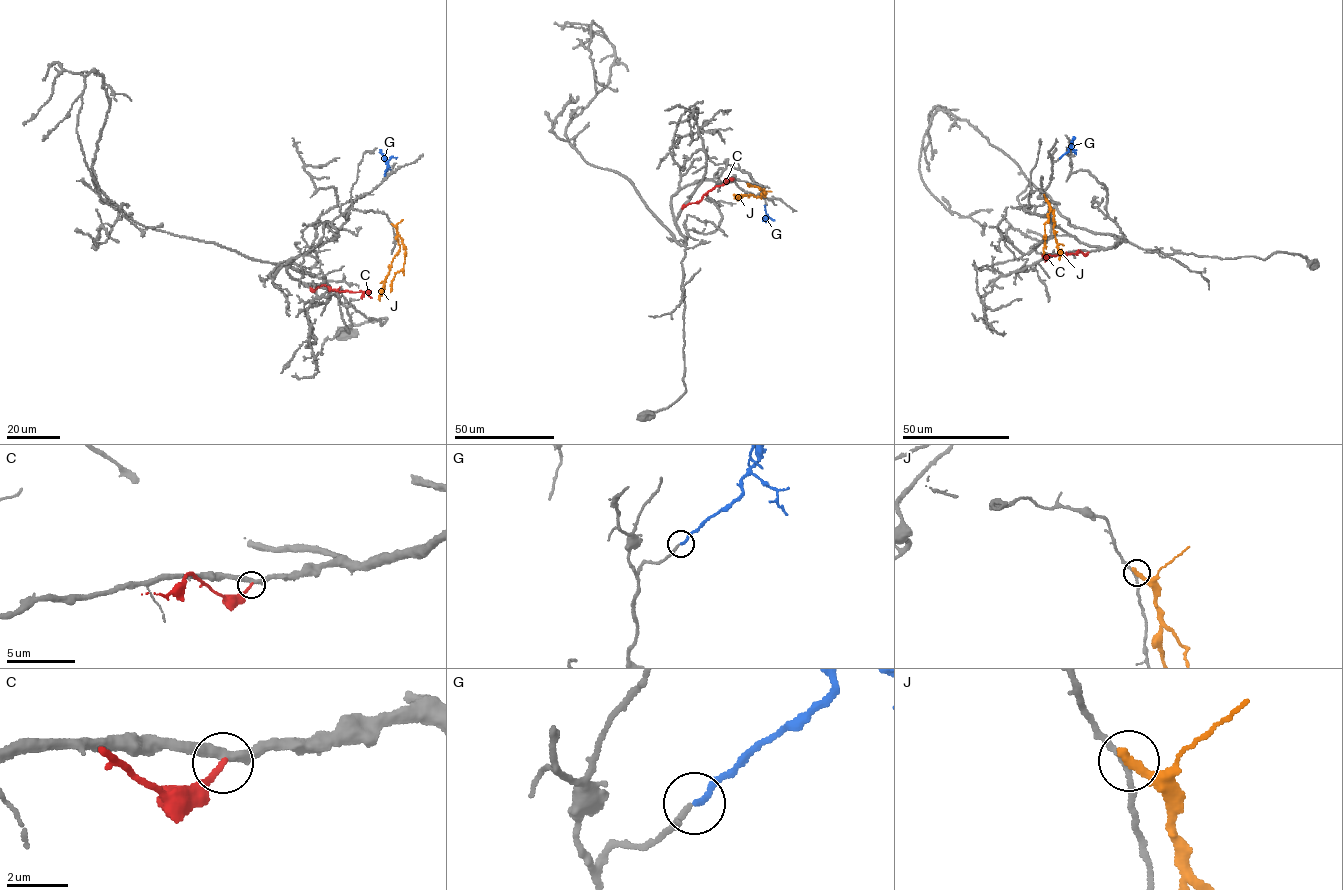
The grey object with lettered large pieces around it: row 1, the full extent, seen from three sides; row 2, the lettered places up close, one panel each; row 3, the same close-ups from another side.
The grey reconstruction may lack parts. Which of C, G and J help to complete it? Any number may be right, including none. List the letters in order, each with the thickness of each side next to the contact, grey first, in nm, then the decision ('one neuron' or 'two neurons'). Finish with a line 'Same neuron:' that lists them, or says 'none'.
C: calibres 360 and 200 nm; two neurons
G: calibres 140 and 220 nm; one neuron
J: calibres 160 and 320 nm; two neurons
Same neuron: G

